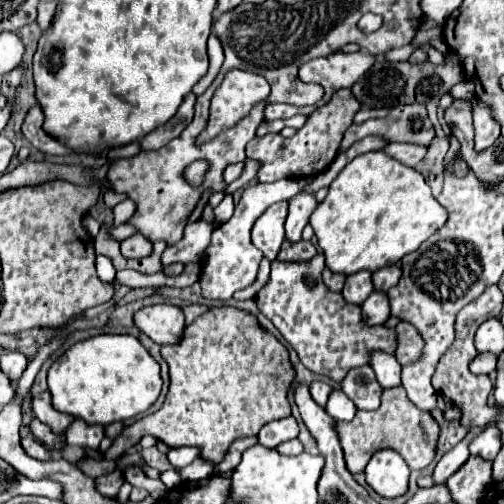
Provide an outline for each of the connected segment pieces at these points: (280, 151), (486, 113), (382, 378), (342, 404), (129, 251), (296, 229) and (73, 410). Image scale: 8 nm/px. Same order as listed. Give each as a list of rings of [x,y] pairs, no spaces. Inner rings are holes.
[[[344,88],[344,90],[338,90],[328,104],[312,112],[308,116],[308,122],[296,132],[296,136],[282,138],[280,134],[266,134],[250,140],[246,146],[246,156],[262,162],[258,180],[274,182],[280,178],[302,178],[302,176],[312,176],[326,170],[326,166],[336,158],[342,134],[352,124],[352,118],[358,110],[360,110],[360,104],[354,100],[354,96],[350,96],[350,90]]]
[[[474,100],[474,130],[476,150],[486,150],[500,136],[500,124],[492,120],[490,108],[486,108],[486,104],[478,104],[478,100]]]
[[[370,352],[370,368],[376,374],[376,380],[382,388],[394,388],[400,384],[400,364],[394,354]]]
[[[332,390],[328,396],[328,402],[324,406],[326,412],[337,420],[352,420],[356,414],[356,406],[342,390]]]
[[[130,236],[120,242],[120,250],[124,258],[144,258],[152,252],[152,242],[148,242],[144,236]]]
[[[302,190],[296,196],[292,196],[288,202],[290,202],[290,208],[286,218],[286,238],[294,242],[300,238],[302,228],[308,224],[312,212],[318,206],[318,200],[316,200],[316,194]]]
[[[100,334],[70,346],[48,370],[48,388],[58,412],[88,424],[108,426],[146,412],[160,396],[162,378],[158,362],[142,342],[130,334]]]

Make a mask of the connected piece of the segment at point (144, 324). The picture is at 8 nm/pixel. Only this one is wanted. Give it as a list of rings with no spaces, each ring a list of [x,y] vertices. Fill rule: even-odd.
[[[172,304],[146,306],[134,314],[134,322],[146,336],[150,336],[160,346],[178,344],[186,328],[182,310]]]

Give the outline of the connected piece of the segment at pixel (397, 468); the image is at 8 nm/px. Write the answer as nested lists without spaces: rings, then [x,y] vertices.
[[[378,450],[366,466],[366,482],[382,498],[398,498],[408,492],[410,468],[394,450]]]

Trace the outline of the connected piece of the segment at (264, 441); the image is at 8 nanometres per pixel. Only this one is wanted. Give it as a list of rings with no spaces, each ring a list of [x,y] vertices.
[[[286,416],[274,422],[268,422],[260,432],[258,432],[258,442],[266,448],[274,448],[280,442],[292,440],[298,436],[298,424],[294,416]]]

